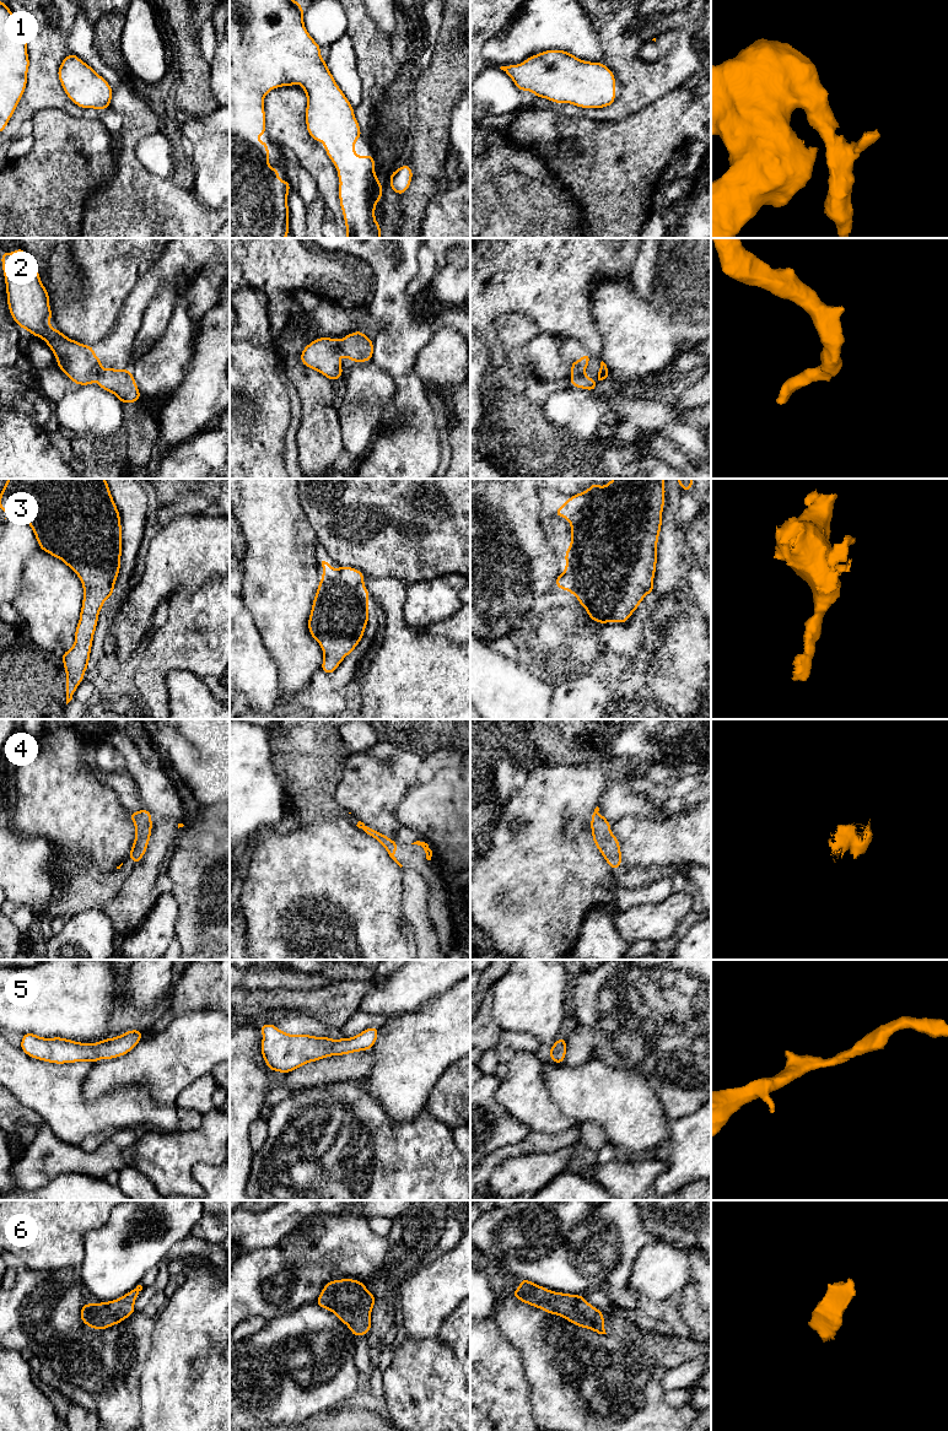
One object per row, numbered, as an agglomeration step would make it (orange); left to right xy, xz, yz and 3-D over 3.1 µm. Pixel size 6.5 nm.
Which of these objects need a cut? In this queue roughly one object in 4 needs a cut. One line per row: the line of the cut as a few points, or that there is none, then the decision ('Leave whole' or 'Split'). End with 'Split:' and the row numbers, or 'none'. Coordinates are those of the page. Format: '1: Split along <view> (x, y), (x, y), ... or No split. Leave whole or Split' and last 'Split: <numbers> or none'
1: No split. Leave whole
2: No split. Leave whole
3: No split. Leave whole
4: No split. Leave whole
5: No split. Leave whole
6: No split. Leave whole
Split: none

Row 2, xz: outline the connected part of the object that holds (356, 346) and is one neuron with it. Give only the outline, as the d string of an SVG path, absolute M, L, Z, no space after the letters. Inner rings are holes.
M360 330L344 336L341 340L318 338L302 350L300 358L302 364L334 382L344 373L340 355L355 363L370 362L373 356L372 339Z

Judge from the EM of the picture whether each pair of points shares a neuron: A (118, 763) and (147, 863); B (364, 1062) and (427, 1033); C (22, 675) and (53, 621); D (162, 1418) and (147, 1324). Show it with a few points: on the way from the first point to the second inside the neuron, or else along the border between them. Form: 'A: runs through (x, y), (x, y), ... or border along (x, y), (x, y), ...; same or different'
A: border along (111, 744), (123, 756), (125, 770); different
B: border along (370, 1049), (373, 1057), (373, 1067), (362, 1080); different
C: border along (25, 622), (31, 640), (41, 649); different
D: border along (156, 1317), (152, 1345), (140, 1372); different

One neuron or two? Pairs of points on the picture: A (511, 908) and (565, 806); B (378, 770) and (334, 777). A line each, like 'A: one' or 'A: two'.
A: one
B: two

